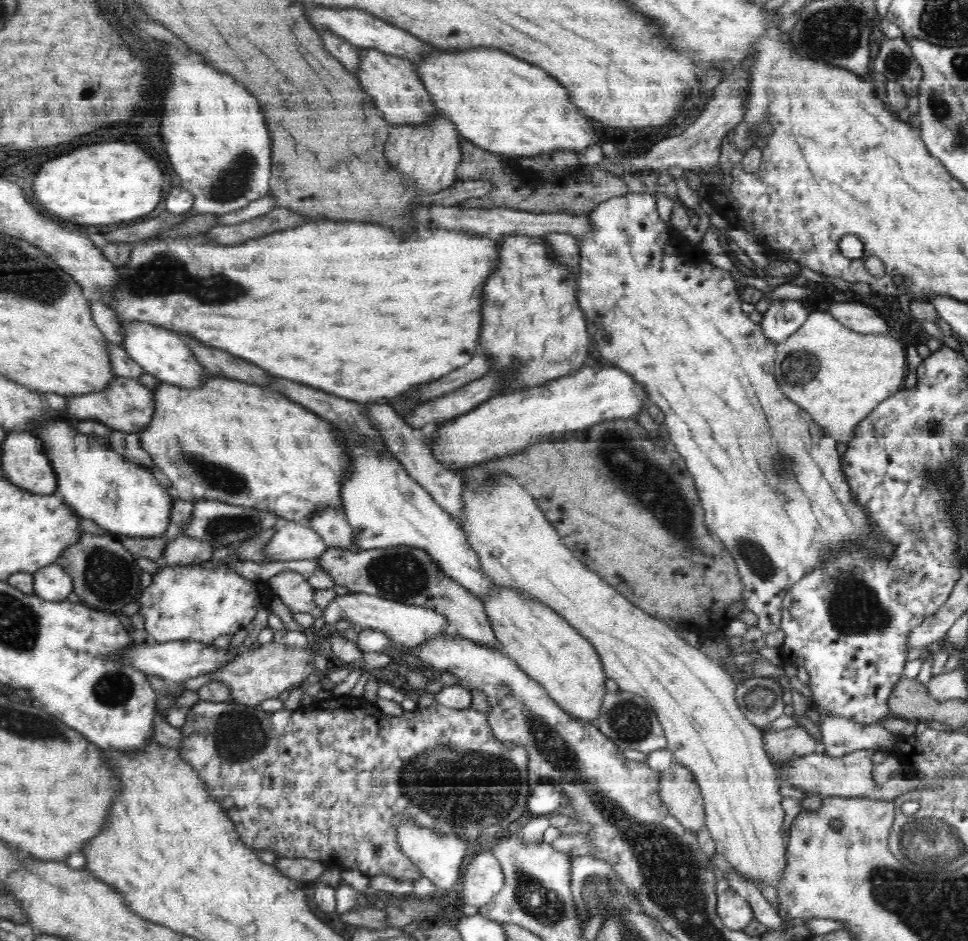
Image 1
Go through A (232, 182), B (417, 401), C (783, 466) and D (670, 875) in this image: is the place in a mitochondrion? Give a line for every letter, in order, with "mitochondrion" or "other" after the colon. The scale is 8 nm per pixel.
A: mitochondrion
B: other
C: mitochondrion
D: mitochondrion

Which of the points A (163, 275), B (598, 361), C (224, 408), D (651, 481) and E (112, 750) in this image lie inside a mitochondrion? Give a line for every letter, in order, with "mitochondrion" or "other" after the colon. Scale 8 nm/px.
A: mitochondrion
B: other
C: other
D: mitochondrion
E: other

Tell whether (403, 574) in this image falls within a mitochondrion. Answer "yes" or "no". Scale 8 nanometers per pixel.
yes

